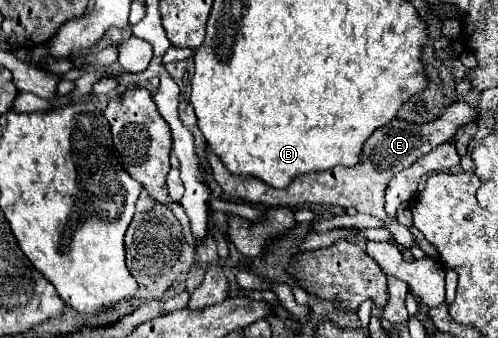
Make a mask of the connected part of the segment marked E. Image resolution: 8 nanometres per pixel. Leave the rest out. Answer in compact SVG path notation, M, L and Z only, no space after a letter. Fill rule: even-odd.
M465 101L461 103L453 103L451 107L447 107L443 111L443 115L433 121L433 123L425 123L425 125L413 125L407 121L399 121L393 119L391 123L387 123L383 129L377 129L365 143L363 149L363 163L347 169L347 167L335 167L323 173L309 173L303 175L299 179L295 179L291 185L287 185L285 189L273 189L263 185L259 179L255 177L239 177L239 175L231 175L223 163L219 163L219 159L215 159L215 155L211 157L211 153L207 151L207 159L213 167L213 175L215 181L221 185L225 197L239 197L239 199L247 199L249 203L261 203L261 205L269 205L269 207L297 207L303 203L321 203L321 205L339 205L345 209L355 209L359 213L367 213L367 215L375 215L379 219L387 221L387 229L393 233L395 243L411 249L415 247L415 239L411 235L411 231L407 227L403 227L401 223L397 223L397 219L387 219L387 213L383 209L385 205L385 189L389 185L389 181L403 169L411 167L419 157L427 155L429 151L433 151L437 145L449 141L455 137L457 129L467 125L467 123L475 123L479 119L479 109L467 105Z

